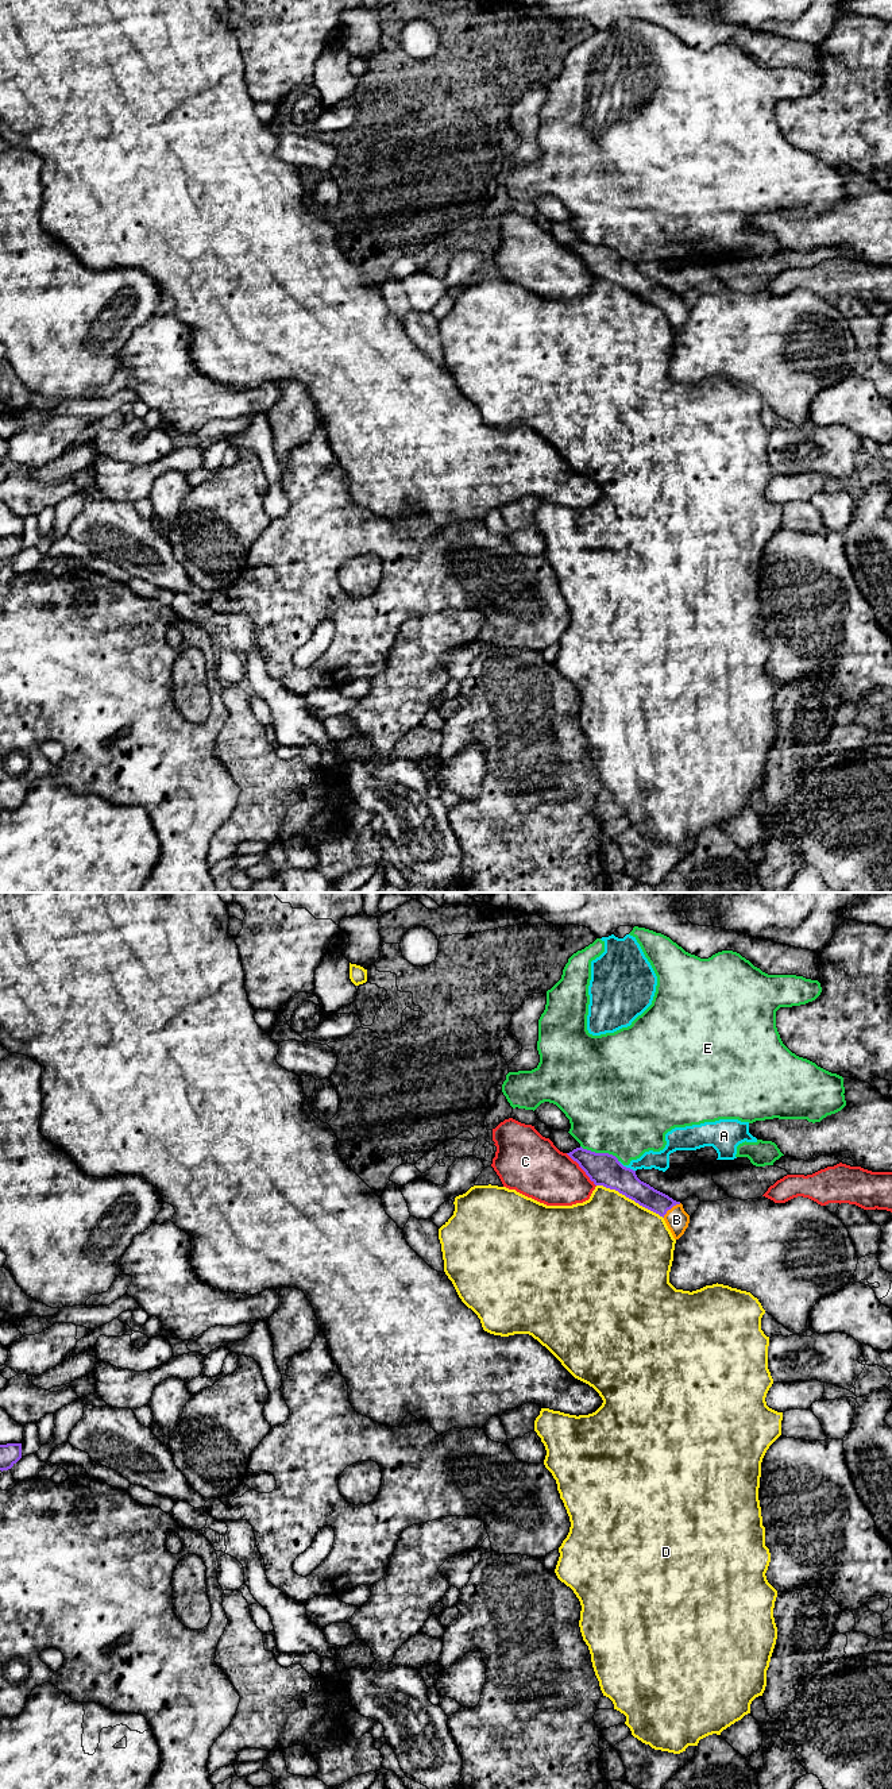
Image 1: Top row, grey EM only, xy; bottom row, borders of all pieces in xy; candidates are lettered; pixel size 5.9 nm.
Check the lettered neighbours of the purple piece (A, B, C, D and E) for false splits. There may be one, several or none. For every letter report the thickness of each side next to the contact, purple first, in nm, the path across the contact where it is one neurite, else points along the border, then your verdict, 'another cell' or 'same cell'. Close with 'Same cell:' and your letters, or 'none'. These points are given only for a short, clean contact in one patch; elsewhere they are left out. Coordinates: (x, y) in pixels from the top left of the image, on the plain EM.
A: calibres 190 and 110 nm; another cell
B: calibres 130 and 140 nm; same cell
C: calibres 190 and 340 nm; another cell
D: calibres 190 and 480 nm; another cell
E: calibres 190 and 480 nm; another cell
Same cell: B

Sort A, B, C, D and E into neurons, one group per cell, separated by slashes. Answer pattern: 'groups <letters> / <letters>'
groups A E / B / C / D

